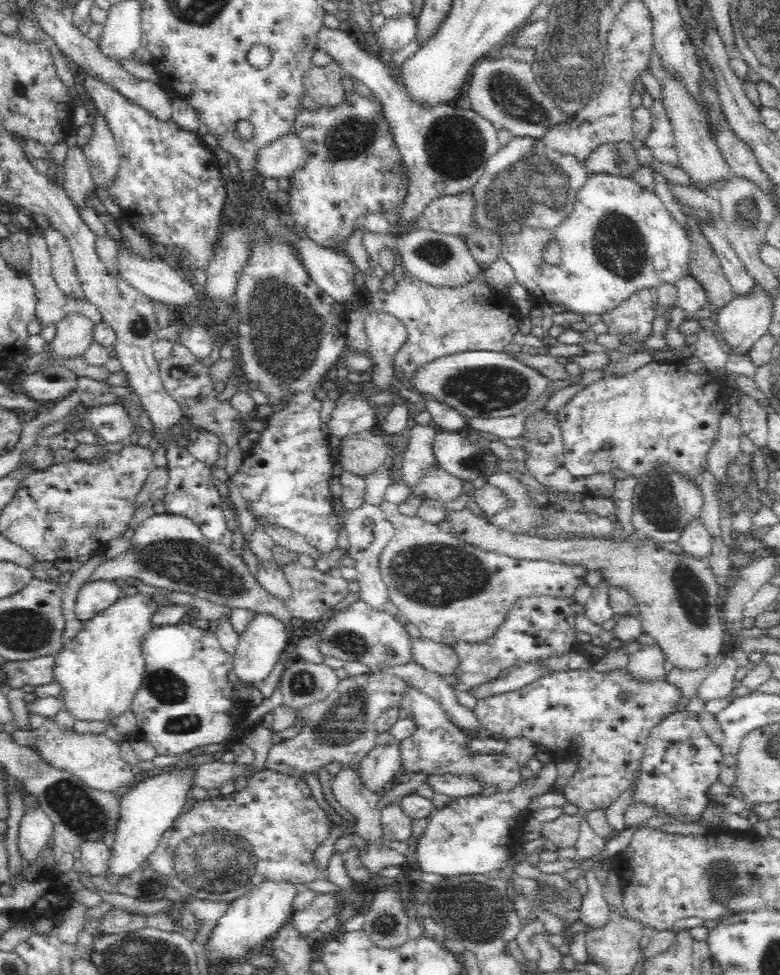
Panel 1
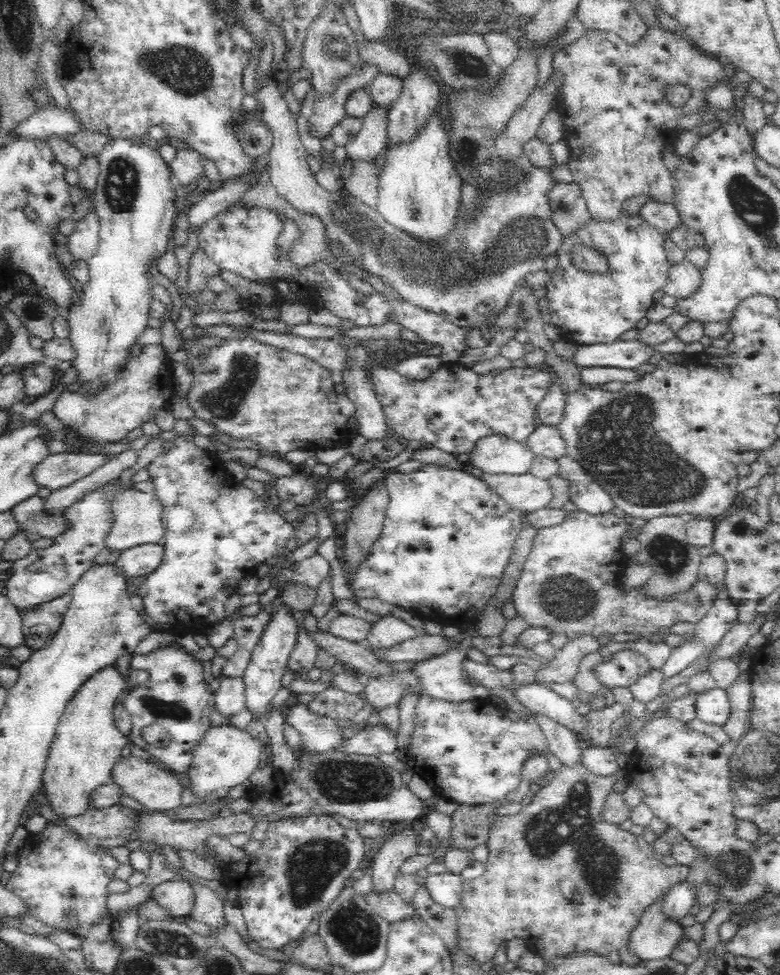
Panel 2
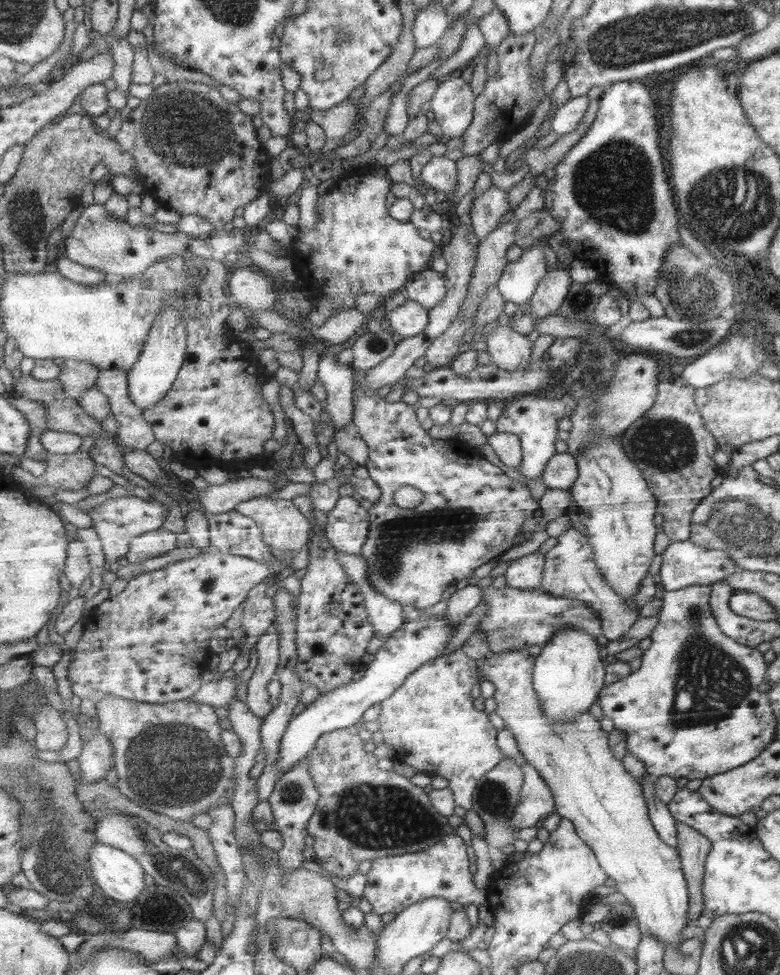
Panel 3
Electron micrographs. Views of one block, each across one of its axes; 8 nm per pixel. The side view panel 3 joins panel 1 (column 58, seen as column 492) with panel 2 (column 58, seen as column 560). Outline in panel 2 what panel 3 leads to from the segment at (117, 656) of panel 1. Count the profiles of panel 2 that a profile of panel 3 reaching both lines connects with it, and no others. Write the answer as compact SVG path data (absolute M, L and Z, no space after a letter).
M108 663L78 687L60 717L47 757L42 788L49 795L47 804L62 819L84 814L91 790L111 781L112 766L122 757L122 749L129 742L114 722L114 706L128 684L130 675L122 674L116 663Z

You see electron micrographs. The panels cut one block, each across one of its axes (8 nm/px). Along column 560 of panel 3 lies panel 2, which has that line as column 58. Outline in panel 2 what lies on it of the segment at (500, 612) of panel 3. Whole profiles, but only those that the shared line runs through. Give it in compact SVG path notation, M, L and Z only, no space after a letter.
M72 588L62 596L36 605L33 609L19 611L23 644L37 651L53 640L63 623L70 602L72 602Z

